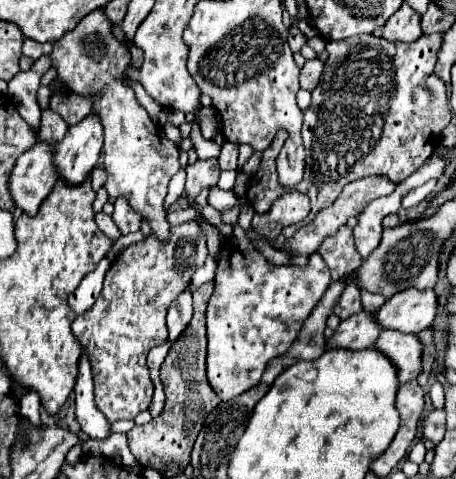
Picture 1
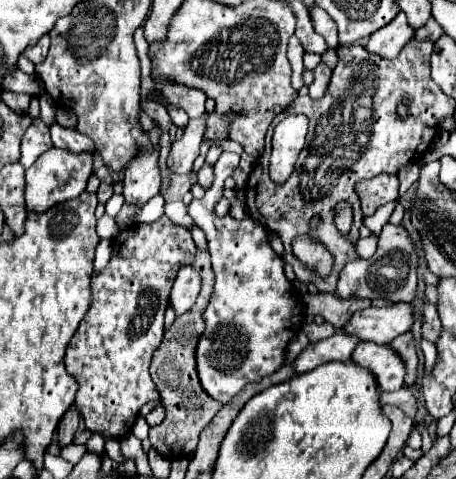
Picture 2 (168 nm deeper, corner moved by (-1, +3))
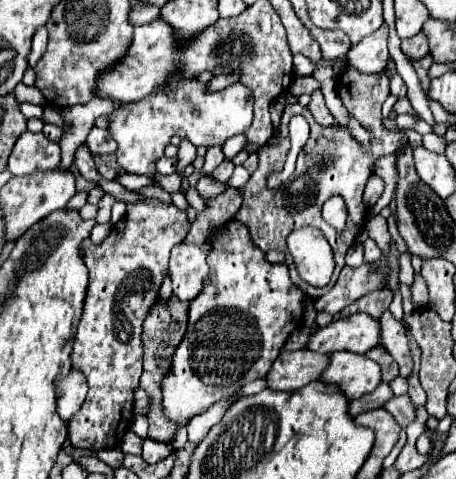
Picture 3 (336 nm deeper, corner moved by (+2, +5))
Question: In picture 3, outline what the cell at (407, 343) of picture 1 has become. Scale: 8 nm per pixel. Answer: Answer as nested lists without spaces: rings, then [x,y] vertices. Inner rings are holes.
[[[338,351],[330,355],[330,363],[322,371],[320,381],[336,385],[348,399],[358,399],[380,385],[380,365],[364,355]]]

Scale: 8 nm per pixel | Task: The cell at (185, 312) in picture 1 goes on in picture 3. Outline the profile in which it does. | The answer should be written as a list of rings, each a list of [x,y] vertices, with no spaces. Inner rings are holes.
[[[178,243],[170,253],[170,277],[178,299],[192,301],[204,287],[204,277],[208,275],[206,257],[212,251],[210,243]]]

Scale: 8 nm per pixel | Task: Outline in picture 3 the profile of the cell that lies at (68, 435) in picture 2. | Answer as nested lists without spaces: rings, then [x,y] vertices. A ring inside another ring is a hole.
[[[72,369],[68,375],[56,377],[56,399],[58,399],[58,415],[68,421],[76,411],[80,411],[86,399],[88,387],[86,379],[80,371]]]

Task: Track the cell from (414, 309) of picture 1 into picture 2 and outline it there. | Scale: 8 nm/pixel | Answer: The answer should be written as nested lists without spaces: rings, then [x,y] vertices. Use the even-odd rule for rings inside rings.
[[[401,301],[357,311],[343,329],[357,335],[361,341],[375,341],[381,345],[393,341],[401,333],[407,333],[413,321],[413,303]]]

